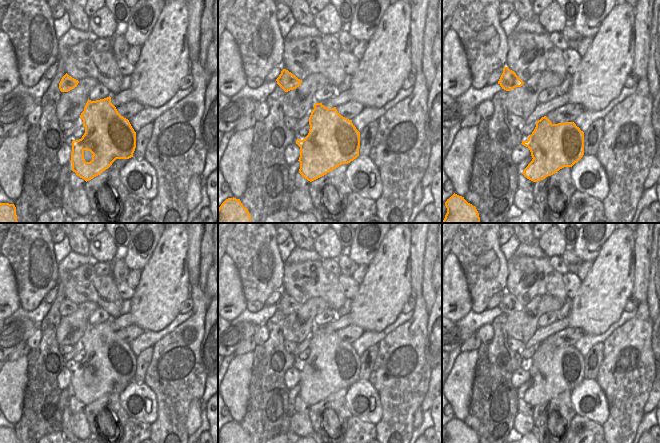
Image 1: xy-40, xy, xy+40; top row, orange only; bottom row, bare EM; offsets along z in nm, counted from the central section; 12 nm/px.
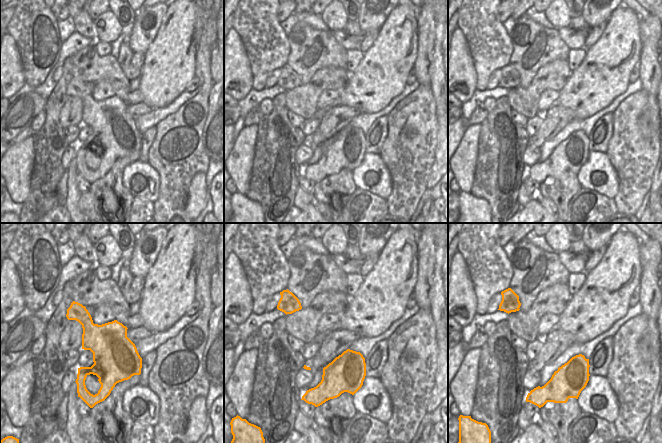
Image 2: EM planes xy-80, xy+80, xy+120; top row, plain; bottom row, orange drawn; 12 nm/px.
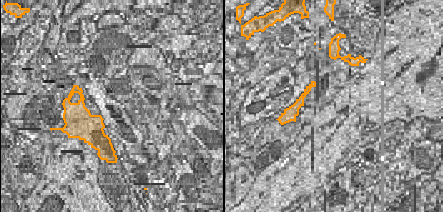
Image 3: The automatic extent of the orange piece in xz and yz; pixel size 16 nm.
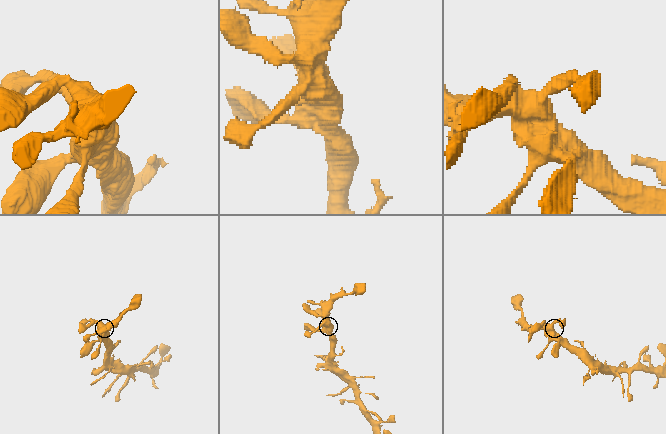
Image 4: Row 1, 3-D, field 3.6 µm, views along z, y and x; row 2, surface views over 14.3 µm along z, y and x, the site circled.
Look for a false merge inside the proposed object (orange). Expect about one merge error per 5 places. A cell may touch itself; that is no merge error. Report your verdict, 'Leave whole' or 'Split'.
Leave whole

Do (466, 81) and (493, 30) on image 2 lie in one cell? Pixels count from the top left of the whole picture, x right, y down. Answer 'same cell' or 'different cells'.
different cells

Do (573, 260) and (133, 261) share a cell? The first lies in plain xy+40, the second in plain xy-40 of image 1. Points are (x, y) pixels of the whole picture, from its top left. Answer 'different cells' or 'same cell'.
different cells

